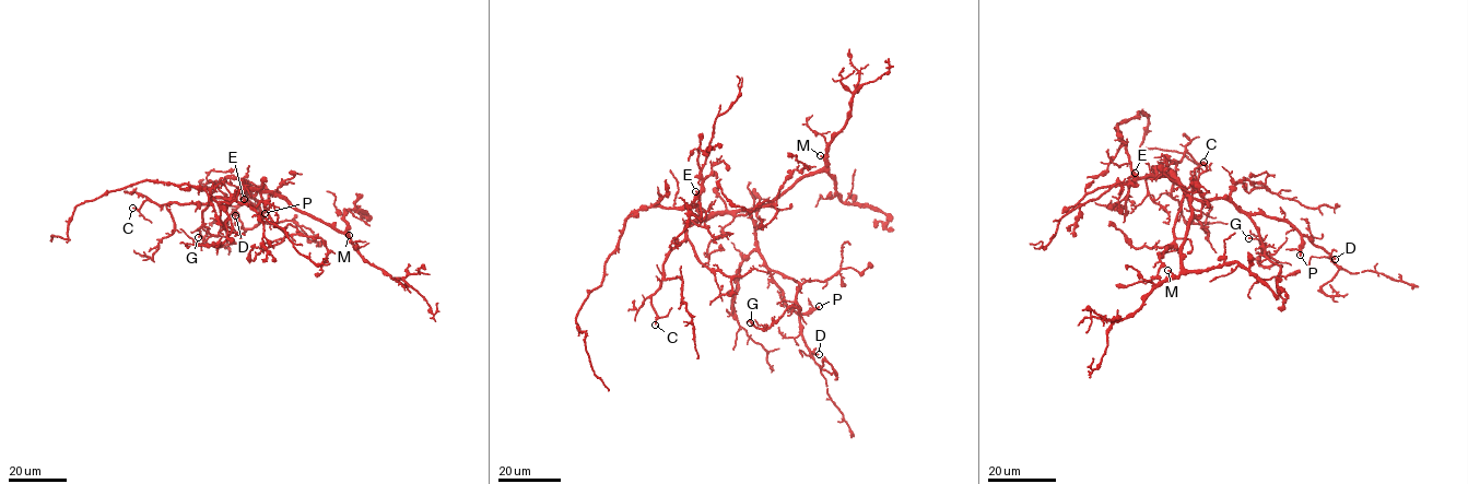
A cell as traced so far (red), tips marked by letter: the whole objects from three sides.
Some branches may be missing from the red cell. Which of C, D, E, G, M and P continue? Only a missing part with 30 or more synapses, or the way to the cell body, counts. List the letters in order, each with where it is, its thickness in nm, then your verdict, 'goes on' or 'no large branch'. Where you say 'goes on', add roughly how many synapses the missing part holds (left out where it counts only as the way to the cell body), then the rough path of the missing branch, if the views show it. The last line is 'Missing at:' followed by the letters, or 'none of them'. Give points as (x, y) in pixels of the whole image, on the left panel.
C: at (132, 208); 180 nm thick; no large branch
D: at (235, 215); 200 nm thick; no large branch
E: at (244, 199); 420 nm thick; no large branch
G: at (198, 237); 200 nm thick; no large branch
M: at (349, 235); 150 nm thick; no large branch
P: at (265, 213); 300 nm thick; goes on; about 45 synapses; missing branch runs (265, 213), (276, 223), (282, 268), (271, 296), (214, 345), (206, 359), (195, 362), (178, 391), (147, 415)
Missing at: P

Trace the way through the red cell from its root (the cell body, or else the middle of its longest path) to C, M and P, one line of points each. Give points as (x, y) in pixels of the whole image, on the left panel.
C: (232, 200), (218, 197), (204, 203), (169, 201), (162, 205), (148, 200), (138, 209), (132, 208)
M: (232, 200), (246, 190), (270, 190), (297, 209), (349, 235)
P: (232, 200), (251, 189), (272, 193), (261, 186), (254, 196), (250, 192), (246, 195), (265, 213)

